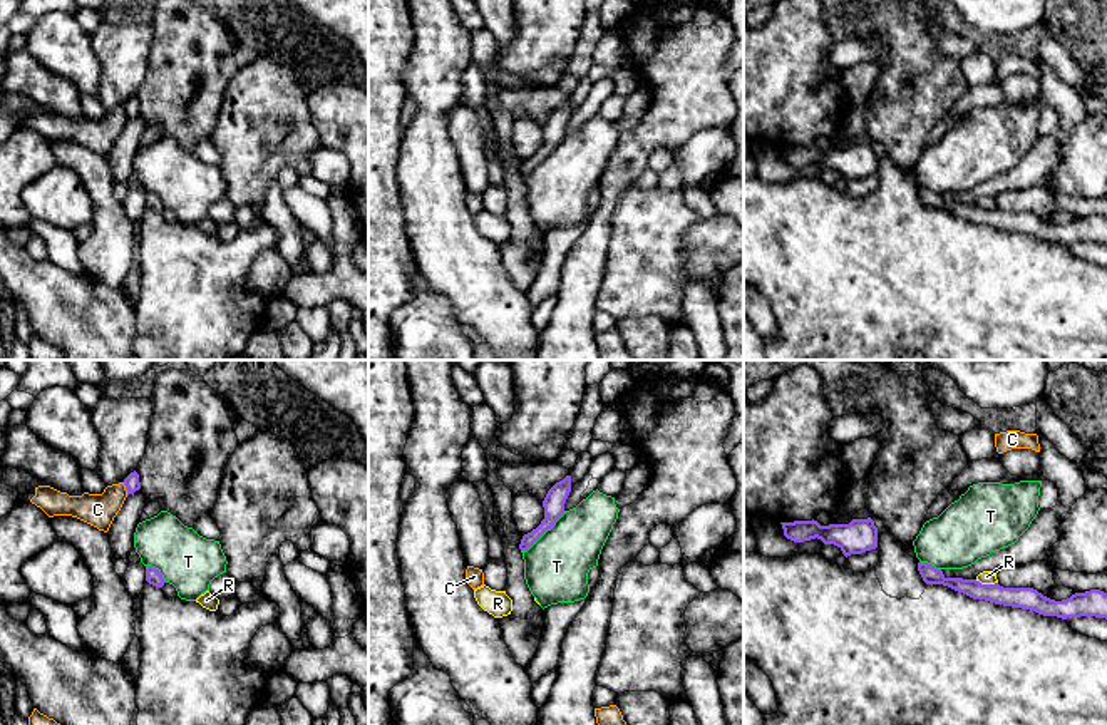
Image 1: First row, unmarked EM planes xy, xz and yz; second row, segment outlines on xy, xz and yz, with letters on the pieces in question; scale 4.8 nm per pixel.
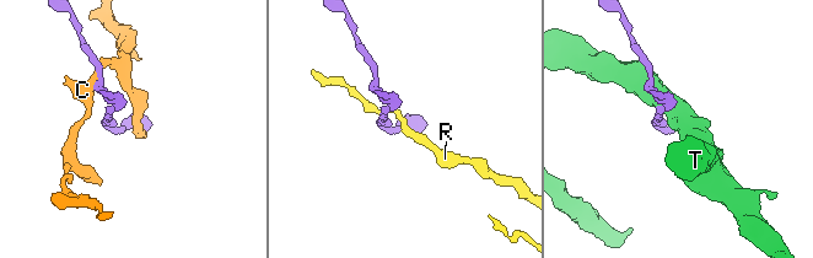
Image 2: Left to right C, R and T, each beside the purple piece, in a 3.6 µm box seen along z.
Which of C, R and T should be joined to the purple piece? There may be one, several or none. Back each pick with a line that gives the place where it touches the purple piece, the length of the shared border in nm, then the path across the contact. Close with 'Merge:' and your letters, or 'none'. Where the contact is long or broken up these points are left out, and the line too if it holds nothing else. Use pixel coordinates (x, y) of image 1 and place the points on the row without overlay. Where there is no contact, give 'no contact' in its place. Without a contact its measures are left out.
Merge: none

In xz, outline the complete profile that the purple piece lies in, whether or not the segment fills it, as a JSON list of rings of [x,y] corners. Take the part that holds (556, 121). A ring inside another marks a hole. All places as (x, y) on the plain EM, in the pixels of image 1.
[[[571,100],[556,107],[543,126],[544,144],[531,157],[524,159],[519,169],[521,176],[528,176],[554,147],[564,139],[564,127],[571,117]]]

